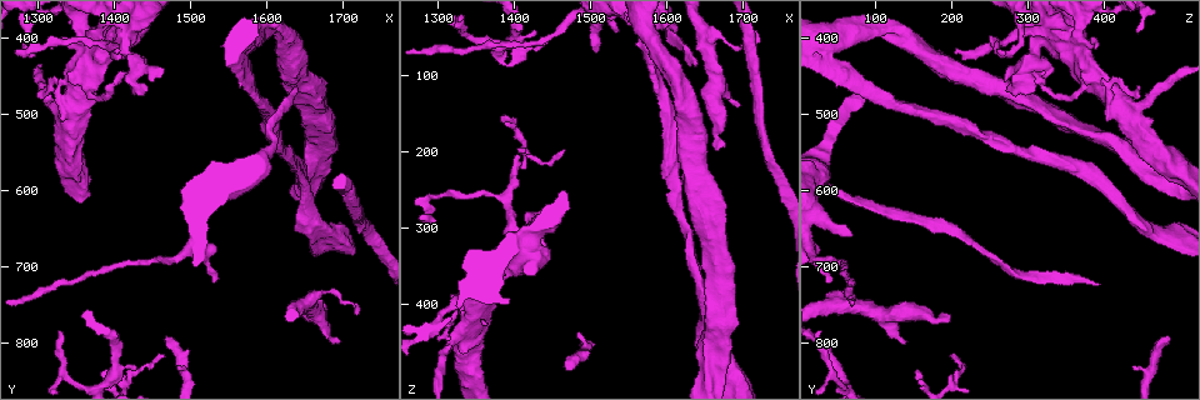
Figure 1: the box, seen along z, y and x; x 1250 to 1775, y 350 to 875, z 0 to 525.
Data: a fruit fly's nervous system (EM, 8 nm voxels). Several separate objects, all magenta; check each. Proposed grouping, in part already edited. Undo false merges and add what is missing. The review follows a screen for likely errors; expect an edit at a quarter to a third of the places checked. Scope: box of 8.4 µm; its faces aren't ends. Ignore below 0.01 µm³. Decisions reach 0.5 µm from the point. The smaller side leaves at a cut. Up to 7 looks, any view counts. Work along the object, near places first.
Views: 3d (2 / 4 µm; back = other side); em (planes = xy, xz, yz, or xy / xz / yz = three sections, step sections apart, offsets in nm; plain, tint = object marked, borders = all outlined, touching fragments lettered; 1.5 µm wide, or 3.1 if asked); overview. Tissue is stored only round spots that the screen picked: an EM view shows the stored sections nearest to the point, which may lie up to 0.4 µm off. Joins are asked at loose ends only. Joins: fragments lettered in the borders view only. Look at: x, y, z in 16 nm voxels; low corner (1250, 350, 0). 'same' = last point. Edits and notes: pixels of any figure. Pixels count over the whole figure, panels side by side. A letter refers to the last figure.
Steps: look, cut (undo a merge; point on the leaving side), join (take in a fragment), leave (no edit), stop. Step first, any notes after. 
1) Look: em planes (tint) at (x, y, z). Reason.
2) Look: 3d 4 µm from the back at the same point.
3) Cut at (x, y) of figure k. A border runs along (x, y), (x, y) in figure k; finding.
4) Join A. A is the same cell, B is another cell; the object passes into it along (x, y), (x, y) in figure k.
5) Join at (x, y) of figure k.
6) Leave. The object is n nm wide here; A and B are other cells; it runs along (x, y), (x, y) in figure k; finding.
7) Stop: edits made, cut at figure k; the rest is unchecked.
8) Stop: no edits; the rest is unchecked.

Look: em xz step 4 (tint) at (1635, 470, 85). End of a long branch.

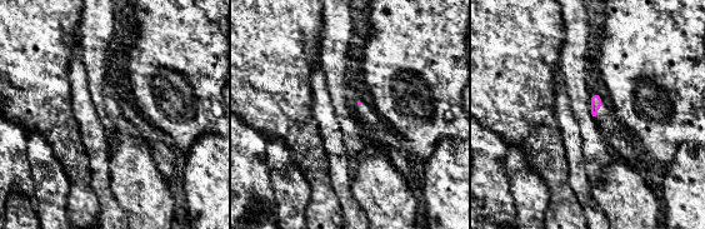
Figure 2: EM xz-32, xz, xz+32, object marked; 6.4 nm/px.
Look: em planes (borders) at the same point.

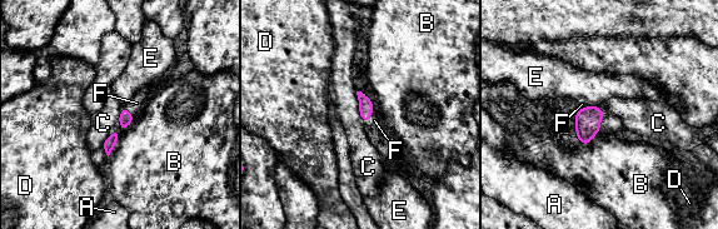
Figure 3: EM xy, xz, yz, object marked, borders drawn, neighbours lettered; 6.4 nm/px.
Join F. The object is 90 nm wide here; the longest contact is with B, 320 nm; F is the same cell, A, B, C, D and E are other cells; it goes on there.

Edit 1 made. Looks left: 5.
Look: 3d 4 µm at (1660, 755, 65). Thick turns thin.

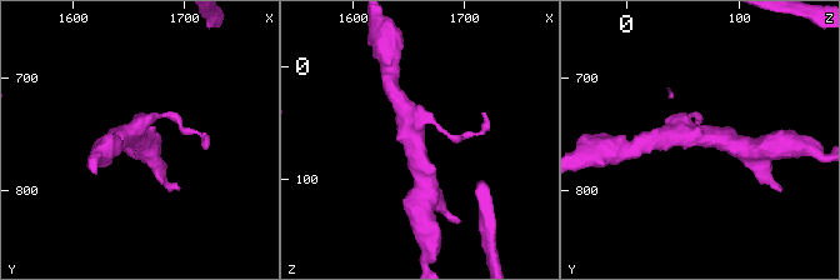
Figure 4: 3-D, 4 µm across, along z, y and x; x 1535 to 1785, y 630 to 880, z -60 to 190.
Look: em yz step 8 (tint) at (1654, 748, 64).

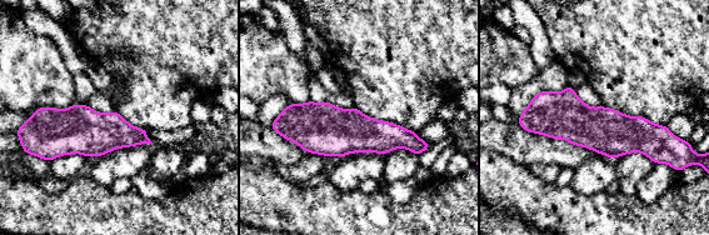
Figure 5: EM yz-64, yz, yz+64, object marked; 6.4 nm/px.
Look: em planes (borders) at the same point.

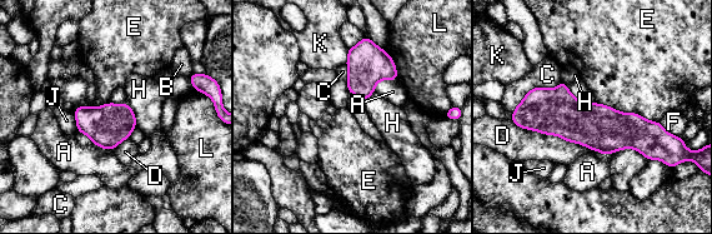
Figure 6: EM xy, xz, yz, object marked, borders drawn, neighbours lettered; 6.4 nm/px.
Leave. The object is 280 nm wide here; A, B, C, D, E, F, H, J, K and L are other cells; it runs along (517, 113), (665, 138) in figure 6; continuous, no second neuron.

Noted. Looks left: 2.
Stop: edits made, join at figure 3; the rest is unchecked.

